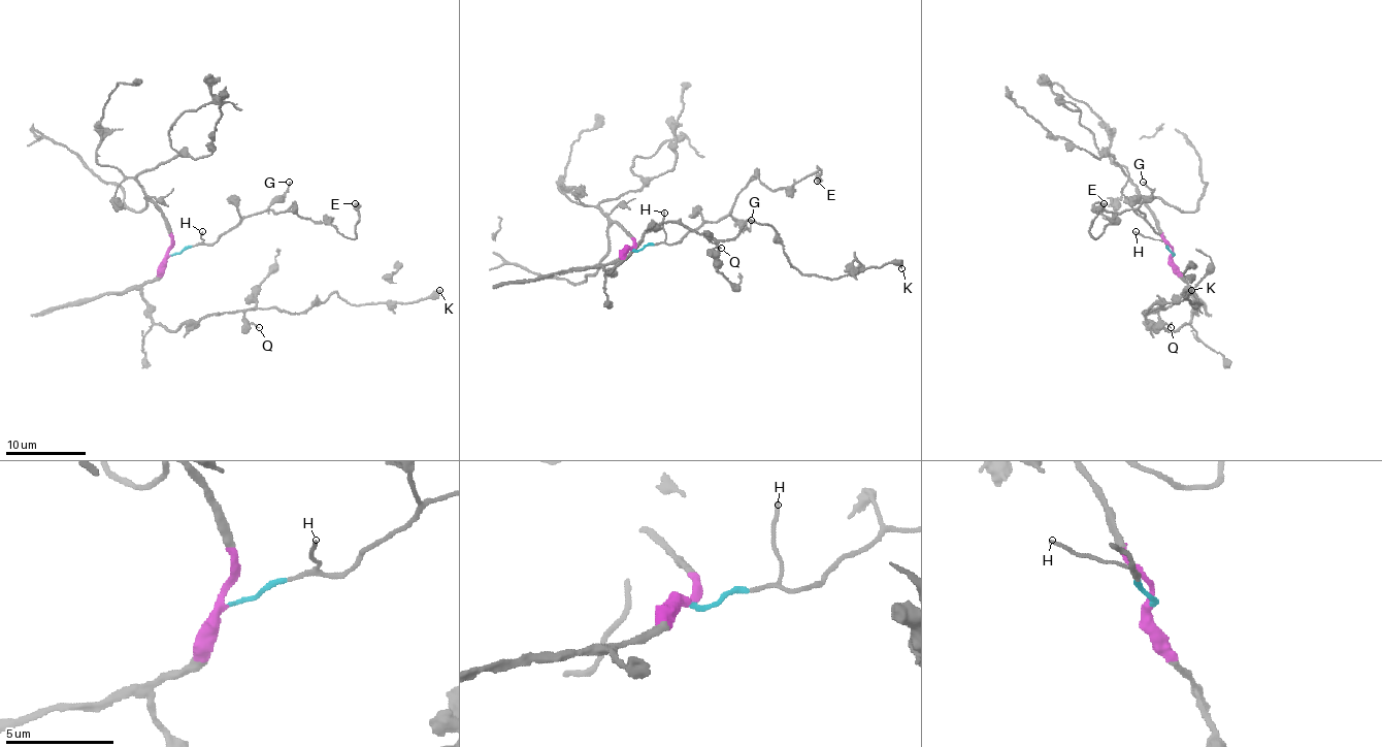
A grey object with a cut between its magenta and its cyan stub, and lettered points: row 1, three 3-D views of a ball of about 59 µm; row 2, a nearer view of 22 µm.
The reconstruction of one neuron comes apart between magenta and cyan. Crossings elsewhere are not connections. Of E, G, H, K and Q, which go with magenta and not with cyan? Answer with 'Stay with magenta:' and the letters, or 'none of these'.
Stay with magenta: K, Q

